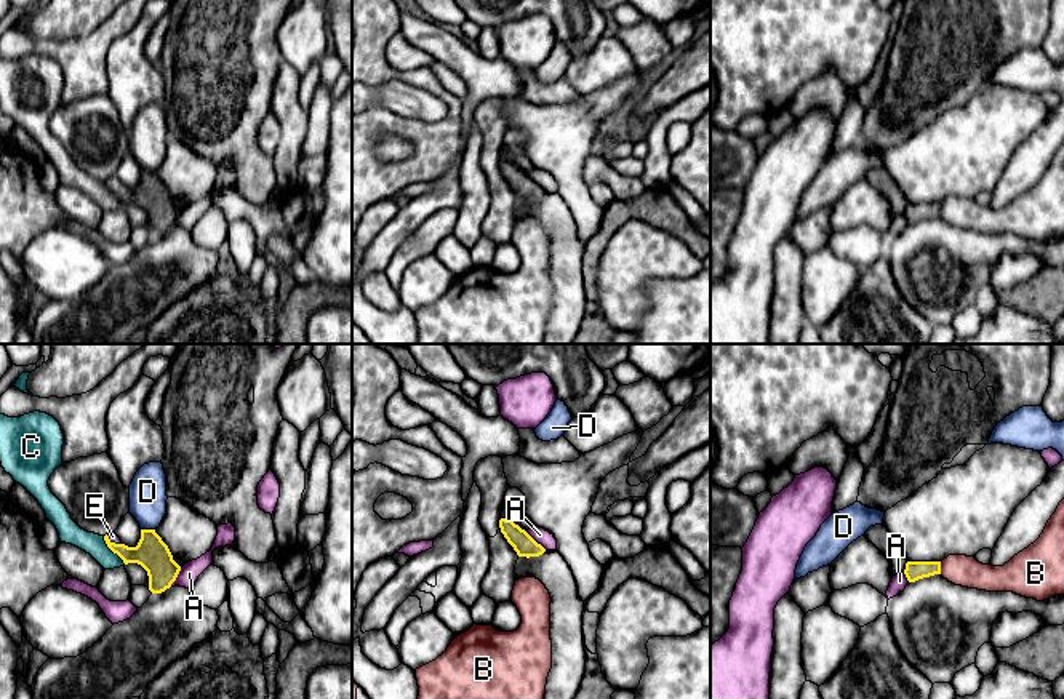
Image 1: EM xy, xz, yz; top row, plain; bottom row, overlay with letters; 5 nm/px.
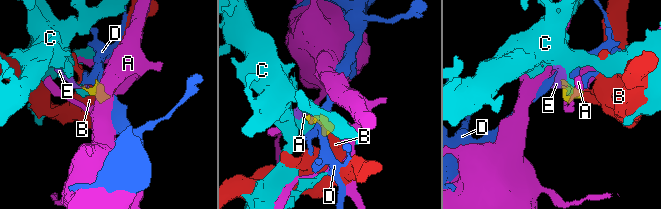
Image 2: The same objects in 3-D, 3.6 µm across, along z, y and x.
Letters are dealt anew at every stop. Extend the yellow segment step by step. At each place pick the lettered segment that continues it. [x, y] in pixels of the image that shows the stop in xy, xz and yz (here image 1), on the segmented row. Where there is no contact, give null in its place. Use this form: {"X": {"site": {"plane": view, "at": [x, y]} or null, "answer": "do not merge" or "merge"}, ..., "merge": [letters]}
{"A": {"site": {"plane": "xz", "at": [535, 541]}, "answer": "do not merge"}, "B": {"site": {"plane": "yz", "at": [940, 568]}, "answer": "do not merge"}, "C": {"site": {"plane": "xy", "at": [112, 551]}, "answer": "do not merge"}, "D": {"site": {"plane": "xy", "at": [148, 530]}, "answer": "do not merge"}, "E": {"site": {"plane": "xy", "at": [114, 543]}, "answer": "merge"}, "merge": ["E"]}

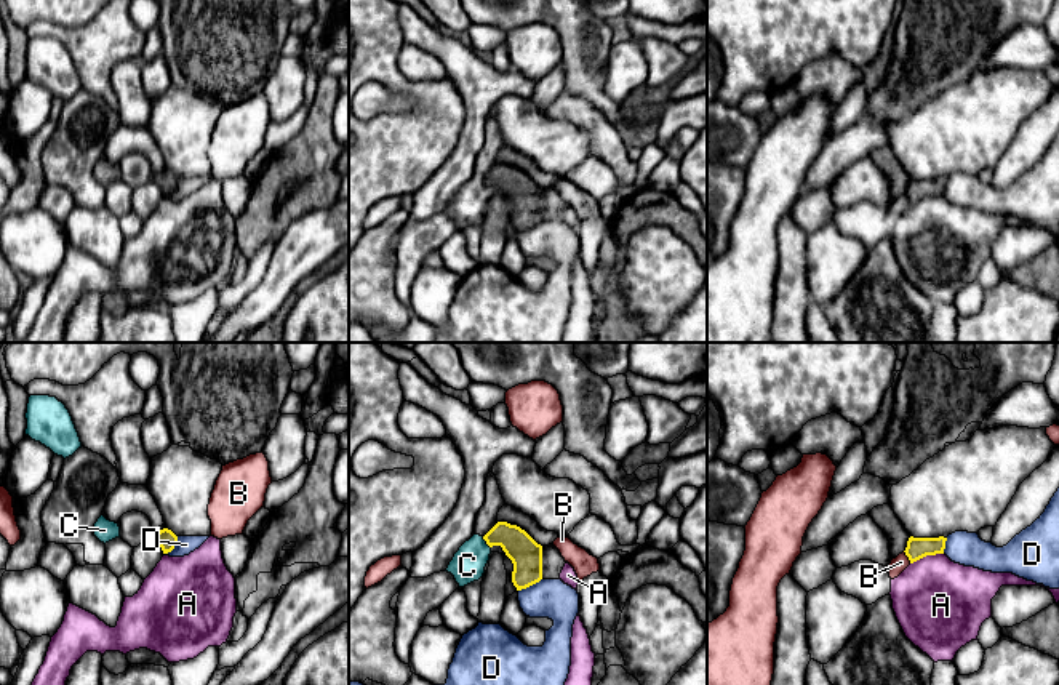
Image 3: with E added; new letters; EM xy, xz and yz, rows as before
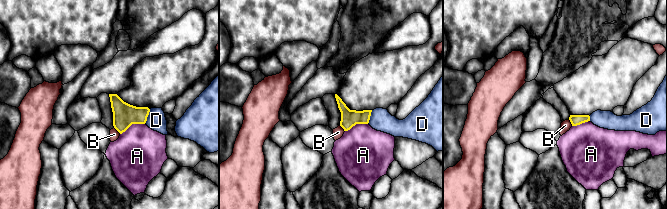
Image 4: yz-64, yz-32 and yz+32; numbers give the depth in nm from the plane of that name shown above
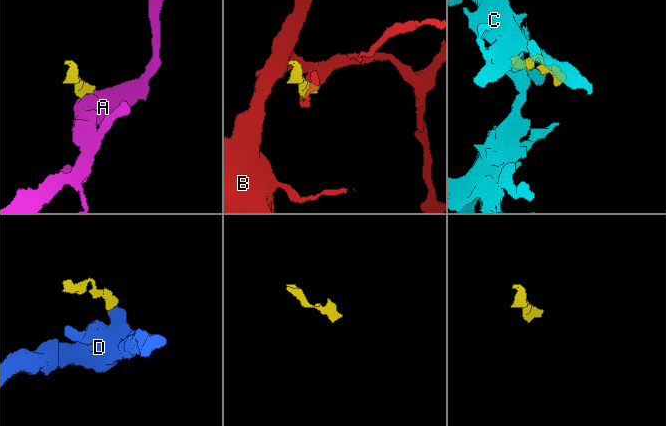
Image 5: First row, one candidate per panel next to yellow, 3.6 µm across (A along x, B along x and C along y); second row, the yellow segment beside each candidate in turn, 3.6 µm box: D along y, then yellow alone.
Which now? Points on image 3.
{"A": {"site": {"plane": "yz", "at": [927, 554]}, "answer": "do not merge"}, "B": {"site": {"plane": "yz", "at": [907, 556]}, "answer": "do not merge"}, "C": {"site": {"plane": "xz", "at": [487, 543]}, "answer": "do not merge"}, "D": {"site": {"plane": "xz", "at": [530, 584]}, "answer": "do not merge"}, "merge": []}

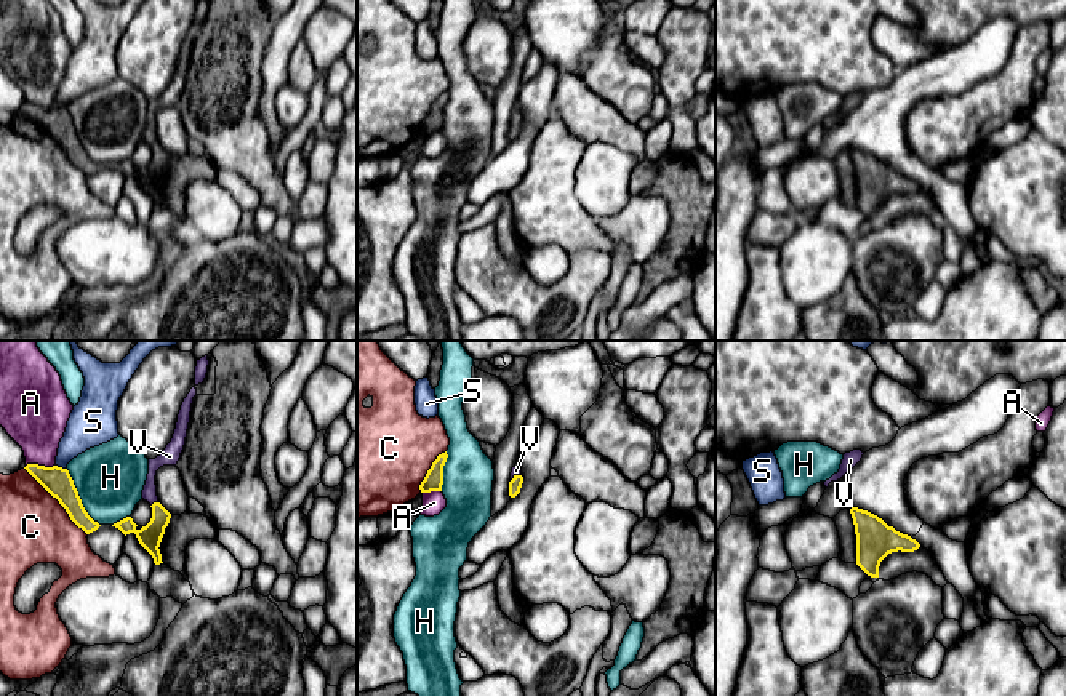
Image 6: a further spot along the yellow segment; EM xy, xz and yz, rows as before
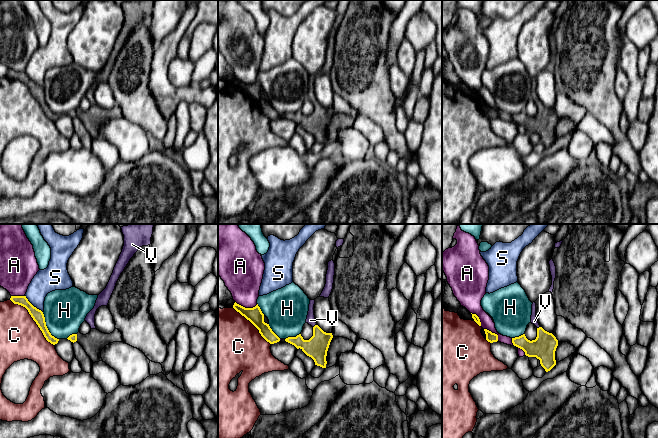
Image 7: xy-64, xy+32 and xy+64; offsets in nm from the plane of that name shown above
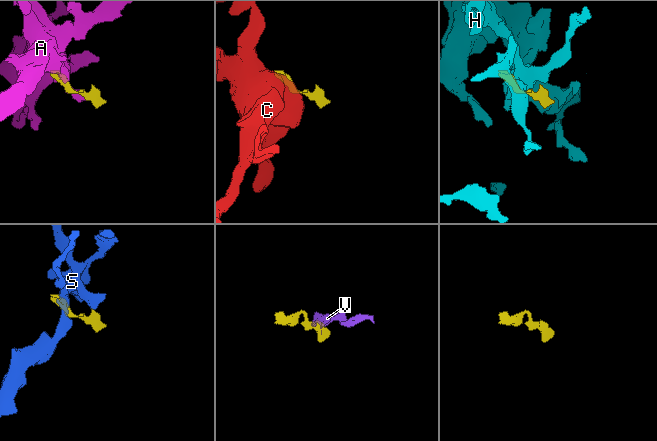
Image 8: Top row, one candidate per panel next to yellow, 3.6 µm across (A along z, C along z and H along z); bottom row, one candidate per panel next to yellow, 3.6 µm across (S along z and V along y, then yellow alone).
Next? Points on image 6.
{"A": {"site": {"plane": "xy", "at": [40, 466]}, "answer": "do not merge"}, "C": {"site": {"plane": "xy", "at": [58, 500]}, "answer": "do not merge"}, "H": {"site": {"plane": "xy", "at": [79, 496]}, "answer": "do not merge"}, "S": {"site": {"plane": "xy", "at": [61, 468]}, "answer": "do not merge"}, "V": {"site": {"plane": "xy", "at": [154, 503]}, "answer": "merge"}, "merge": ["V"]}

